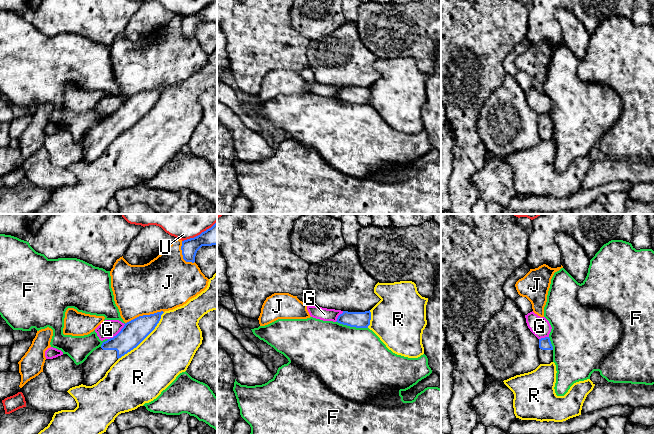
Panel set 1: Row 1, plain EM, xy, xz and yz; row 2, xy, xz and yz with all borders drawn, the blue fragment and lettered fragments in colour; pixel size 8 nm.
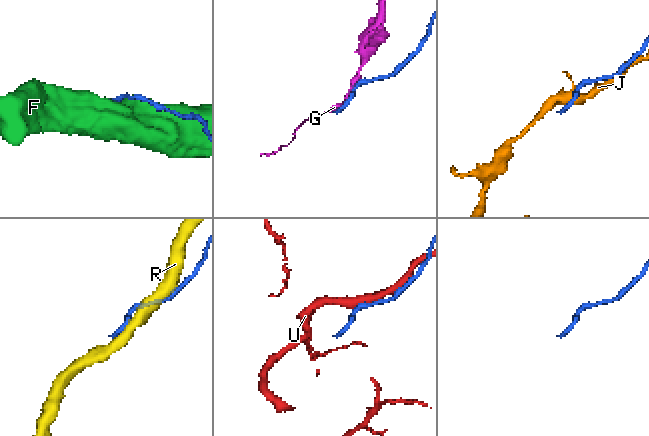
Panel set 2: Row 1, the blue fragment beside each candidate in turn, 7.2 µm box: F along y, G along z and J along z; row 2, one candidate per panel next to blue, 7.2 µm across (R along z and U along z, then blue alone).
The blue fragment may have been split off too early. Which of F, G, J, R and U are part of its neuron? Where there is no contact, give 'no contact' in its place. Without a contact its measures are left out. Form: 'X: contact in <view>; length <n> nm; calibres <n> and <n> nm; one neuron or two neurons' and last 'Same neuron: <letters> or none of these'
F: contact in xz; length 260 nm; calibres 130 and 500 nm; two neurons
G: contact in xy; length 190 nm; calibres 190 and 150 nm; two neurons
J: contact in xy; length 320 nm; calibres 190 and 400 nm; two neurons
R: contact in xy; length 550 nm; calibres 190 and 400 nm; two neurons
U: contact in xy; length 320 nm; calibres 160 and 400 nm; two neurons
Same neuron: none of these

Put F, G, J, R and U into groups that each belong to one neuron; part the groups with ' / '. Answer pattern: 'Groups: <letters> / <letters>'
Groups: F / G / J / R / U

